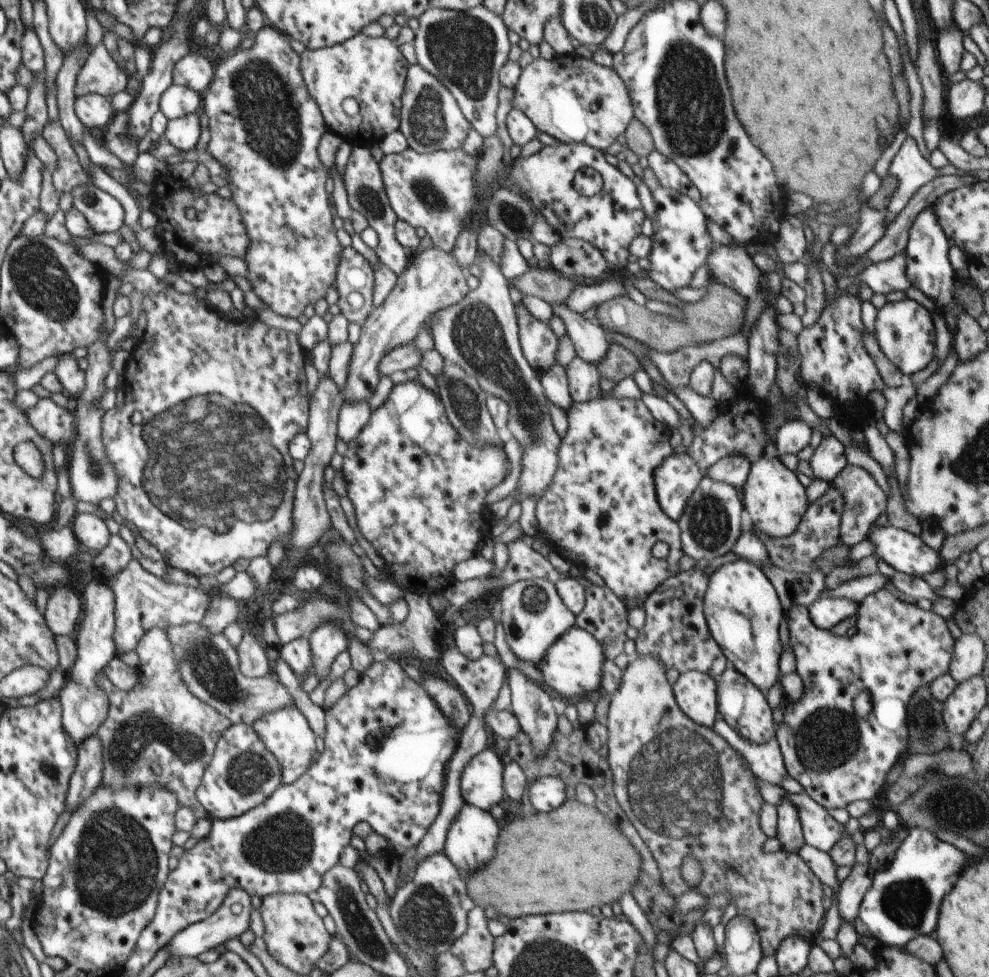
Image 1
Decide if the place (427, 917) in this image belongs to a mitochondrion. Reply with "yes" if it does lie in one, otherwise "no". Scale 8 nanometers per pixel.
yes

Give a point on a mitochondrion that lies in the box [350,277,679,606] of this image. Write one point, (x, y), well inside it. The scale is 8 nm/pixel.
(477, 332)

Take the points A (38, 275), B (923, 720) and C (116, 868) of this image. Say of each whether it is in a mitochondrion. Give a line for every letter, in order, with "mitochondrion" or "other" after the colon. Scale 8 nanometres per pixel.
A: mitochondrion
B: mitochondrion
C: mitochondrion

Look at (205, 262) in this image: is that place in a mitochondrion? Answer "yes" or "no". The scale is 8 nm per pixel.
no

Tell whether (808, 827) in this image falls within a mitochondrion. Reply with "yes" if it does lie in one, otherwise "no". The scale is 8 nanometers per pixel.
no

